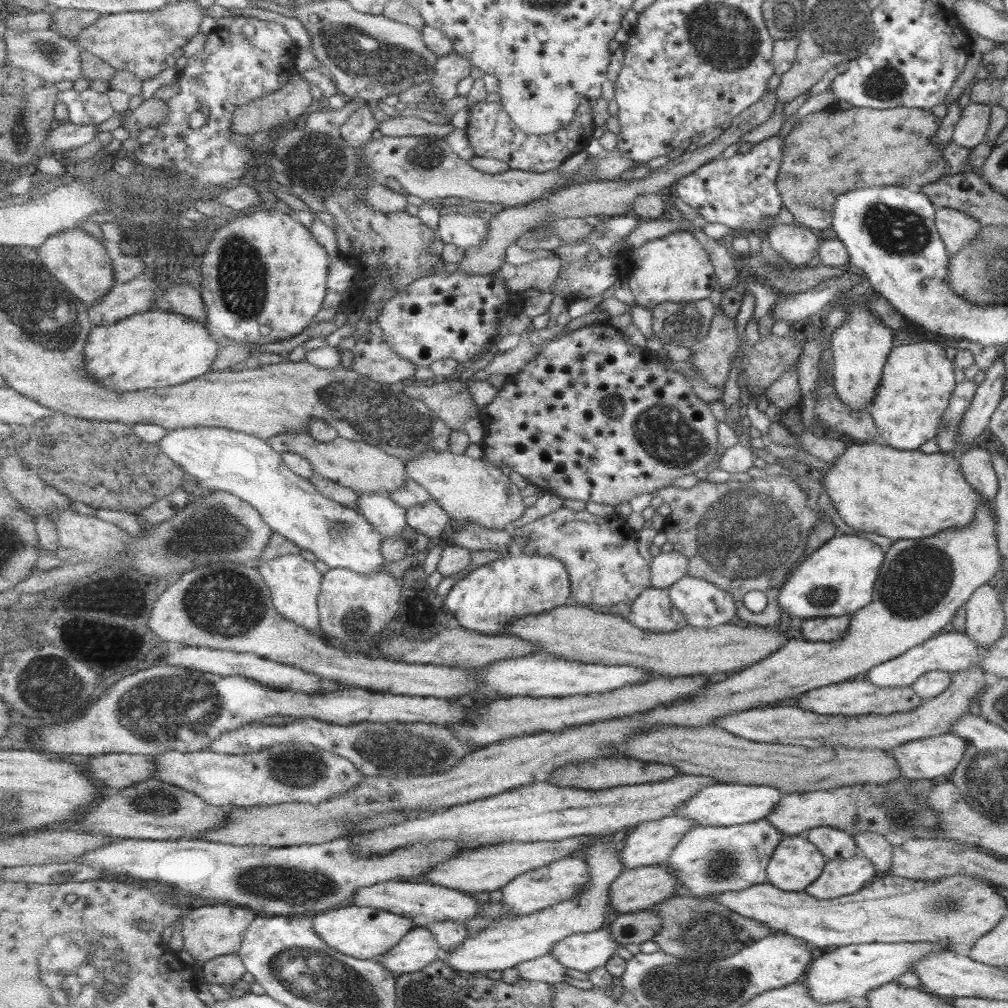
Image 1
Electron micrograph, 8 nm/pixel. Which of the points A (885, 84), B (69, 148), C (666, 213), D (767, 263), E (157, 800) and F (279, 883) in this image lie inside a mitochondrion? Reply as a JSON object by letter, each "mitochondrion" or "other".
{"A":"mitochondrion","B":"other","C":"other","D":"mitochondrion","E":"mitochondrion","F":"mitochondrion"}

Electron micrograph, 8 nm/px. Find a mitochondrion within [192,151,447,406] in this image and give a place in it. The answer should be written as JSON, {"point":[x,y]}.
{"point":[241,272]}

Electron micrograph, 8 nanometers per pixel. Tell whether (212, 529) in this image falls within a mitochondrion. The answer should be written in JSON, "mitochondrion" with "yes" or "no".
{"mitochondrion":"yes"}

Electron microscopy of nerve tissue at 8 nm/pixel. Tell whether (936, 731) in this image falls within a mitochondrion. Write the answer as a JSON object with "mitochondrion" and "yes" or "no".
{"mitochondrion":"no"}

